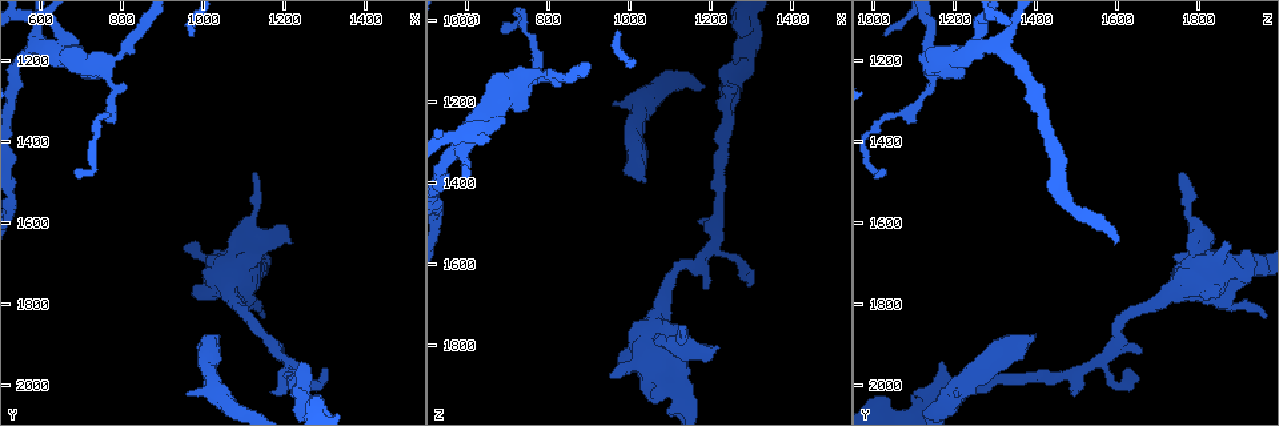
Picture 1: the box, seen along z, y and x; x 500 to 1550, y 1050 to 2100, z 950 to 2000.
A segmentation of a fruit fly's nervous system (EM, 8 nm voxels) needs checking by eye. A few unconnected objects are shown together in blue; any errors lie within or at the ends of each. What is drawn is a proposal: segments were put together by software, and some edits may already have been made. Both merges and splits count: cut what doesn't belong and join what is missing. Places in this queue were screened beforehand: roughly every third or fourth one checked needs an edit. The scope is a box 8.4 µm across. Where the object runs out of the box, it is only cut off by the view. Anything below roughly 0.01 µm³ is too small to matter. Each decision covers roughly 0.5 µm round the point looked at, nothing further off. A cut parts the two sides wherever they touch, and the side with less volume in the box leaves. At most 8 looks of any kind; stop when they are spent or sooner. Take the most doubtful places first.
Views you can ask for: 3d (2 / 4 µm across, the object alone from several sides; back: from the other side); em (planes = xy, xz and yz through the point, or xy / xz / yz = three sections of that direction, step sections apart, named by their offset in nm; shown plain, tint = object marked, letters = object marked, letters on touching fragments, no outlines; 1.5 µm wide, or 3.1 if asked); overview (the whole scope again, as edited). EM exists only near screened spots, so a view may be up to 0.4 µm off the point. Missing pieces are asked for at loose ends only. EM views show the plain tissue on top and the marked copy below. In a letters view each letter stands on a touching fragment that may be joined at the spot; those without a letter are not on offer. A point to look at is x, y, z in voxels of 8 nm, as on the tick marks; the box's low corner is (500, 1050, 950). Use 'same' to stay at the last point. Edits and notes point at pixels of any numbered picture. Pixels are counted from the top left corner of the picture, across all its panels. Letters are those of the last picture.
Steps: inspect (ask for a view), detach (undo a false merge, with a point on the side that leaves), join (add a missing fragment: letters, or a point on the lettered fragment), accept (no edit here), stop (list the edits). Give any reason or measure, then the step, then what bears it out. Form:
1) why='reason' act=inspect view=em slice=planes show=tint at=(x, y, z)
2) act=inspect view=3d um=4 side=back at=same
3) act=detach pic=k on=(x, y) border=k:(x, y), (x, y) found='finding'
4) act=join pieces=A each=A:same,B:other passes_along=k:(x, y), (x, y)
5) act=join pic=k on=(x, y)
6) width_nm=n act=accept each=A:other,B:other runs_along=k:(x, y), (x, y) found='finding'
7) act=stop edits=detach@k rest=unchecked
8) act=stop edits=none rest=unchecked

why='stops while still wide' act=inspect view=3d um=2 side=back at=(1035, 1880, 1395)

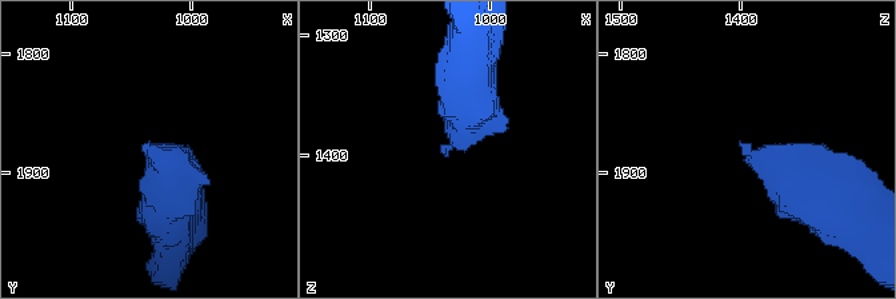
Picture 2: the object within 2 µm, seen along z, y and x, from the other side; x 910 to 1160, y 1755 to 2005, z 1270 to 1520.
act=inspect view=em slice=planes show=letters at=(1036, 1876, 1400)

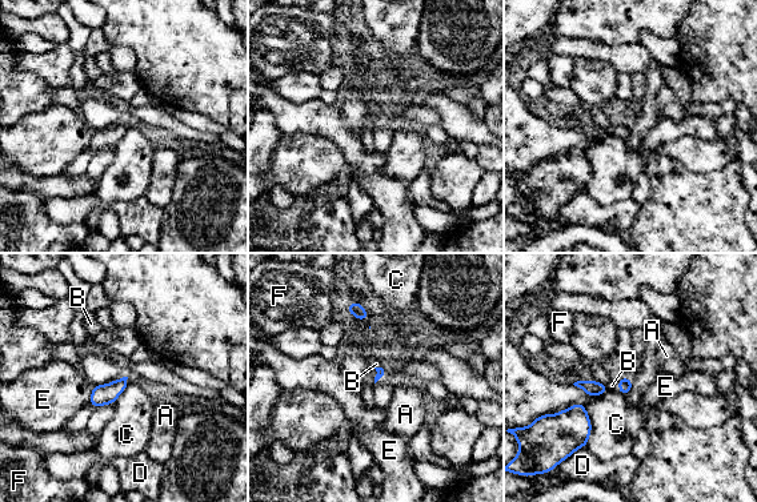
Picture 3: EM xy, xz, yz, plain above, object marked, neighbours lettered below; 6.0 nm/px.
act=join pic=3 on=(612, 385) each=A:other,B:same,C:other,D:other,E:other,F:other passes_along=3:(624, 384), (619, 385), (612, 385) found='the neuron continues'

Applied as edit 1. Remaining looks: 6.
why='see it whole again' act=inspect view=overview

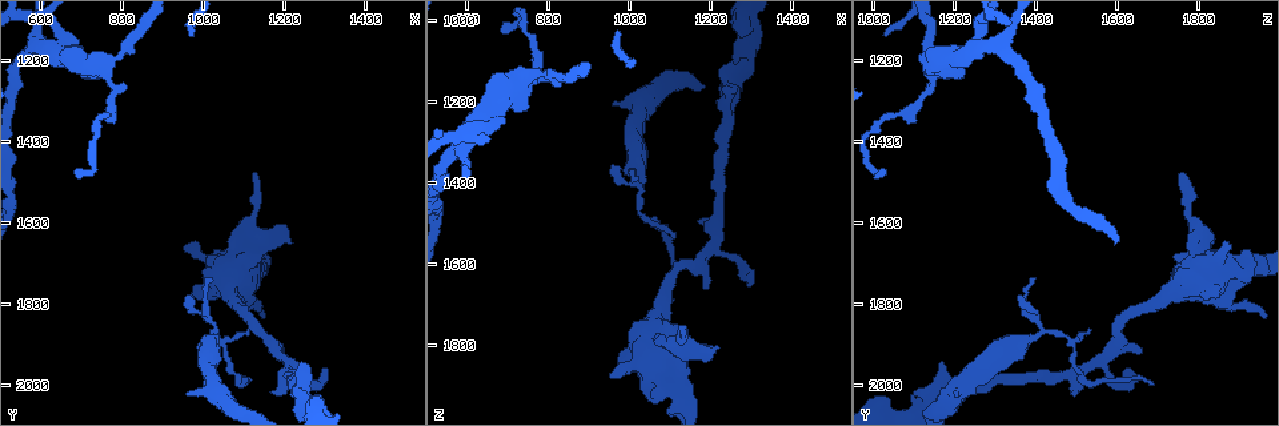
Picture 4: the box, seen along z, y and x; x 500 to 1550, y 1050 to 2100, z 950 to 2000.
why='an open end' act=inspect view=3d um=4 at=(955, 1660, 1880)

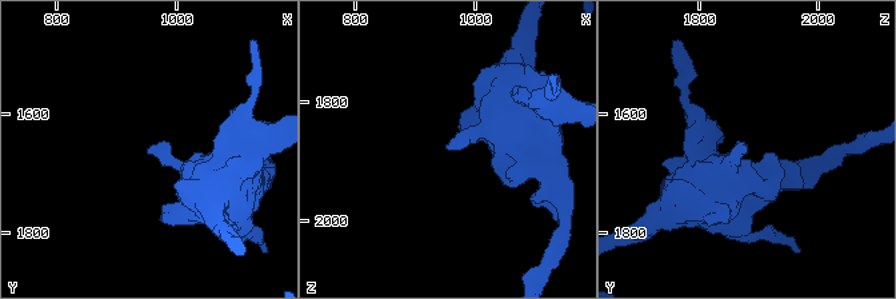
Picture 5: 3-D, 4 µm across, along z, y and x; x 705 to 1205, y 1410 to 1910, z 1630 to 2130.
why='need the tissue' act=inspect view=em slice=planes show=letters at=(960, 1665, 1885)

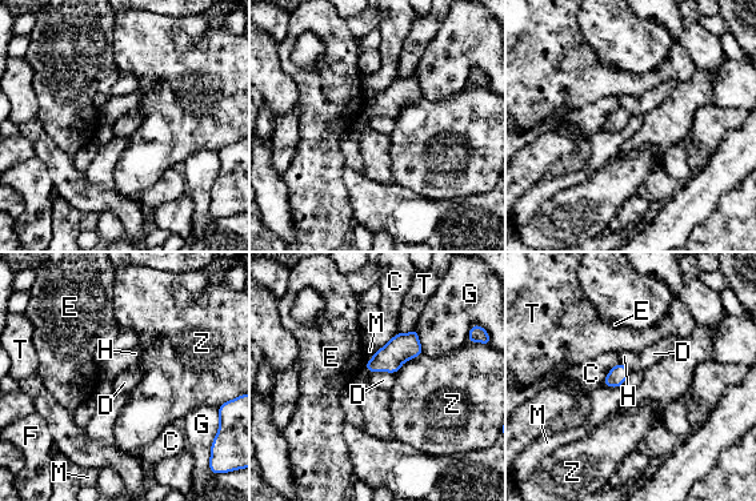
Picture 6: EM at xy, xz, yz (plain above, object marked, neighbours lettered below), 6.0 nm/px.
width_nm=110 act=accept each=C:other,D:other,E:other,F:other,G:other,H:other,M:other,T:other,Z:other border=6:(368, 372), (391, 372), (394, 375) found='no lettered fragment goes on from it'

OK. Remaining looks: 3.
why='sharp bend' act=inspect view=em slice=yz step=8 show=tint at=(1275, 2000, 1610)

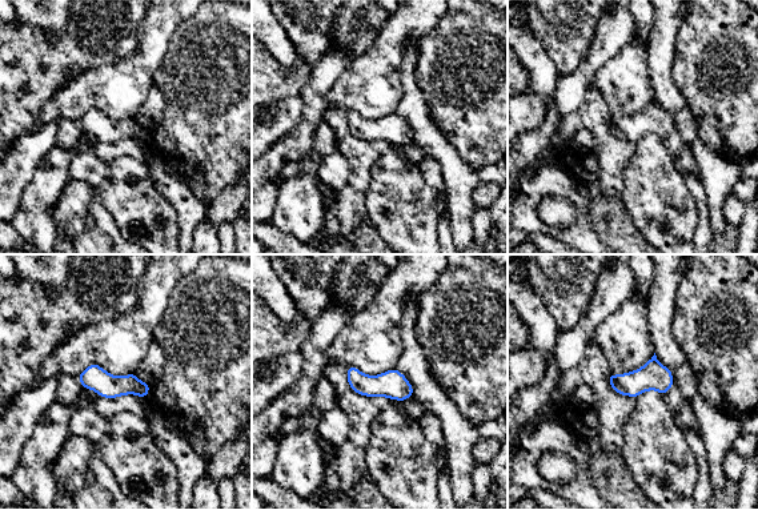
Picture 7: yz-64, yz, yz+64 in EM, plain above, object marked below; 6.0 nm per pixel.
act=inspect view=em slice=yz step=8 show=letters at=same

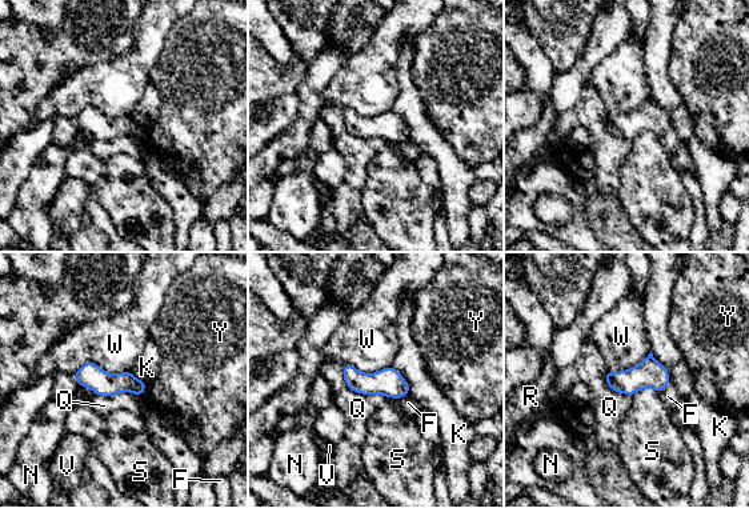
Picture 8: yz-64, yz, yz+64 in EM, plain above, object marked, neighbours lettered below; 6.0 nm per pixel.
width_nm=150 act=accept each=F:other,K:other,N:other,Q:other,R:other,S:other,V:other,W:other,Y:other border=8:(131, 371), (85, 362), (73, 375) found='continuous, no second neuron'

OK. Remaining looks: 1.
act=stop edits=join@3 rest=unchecked

